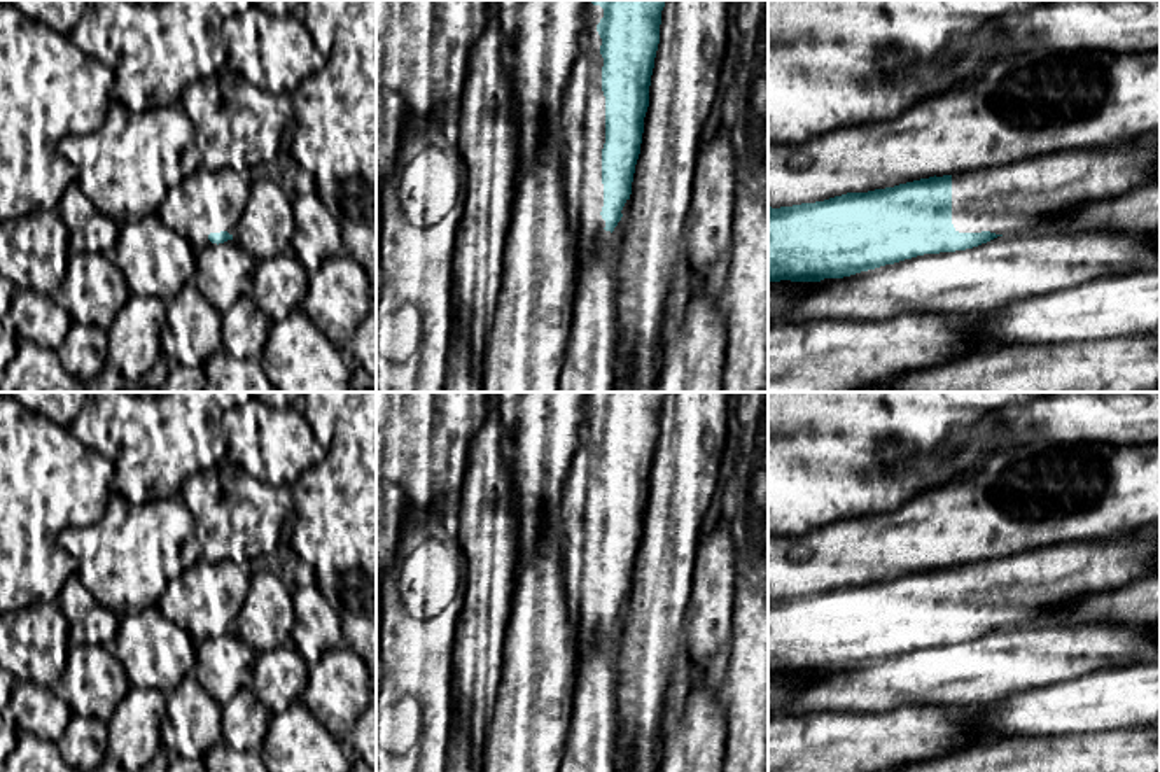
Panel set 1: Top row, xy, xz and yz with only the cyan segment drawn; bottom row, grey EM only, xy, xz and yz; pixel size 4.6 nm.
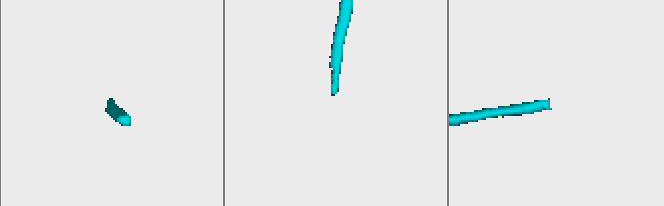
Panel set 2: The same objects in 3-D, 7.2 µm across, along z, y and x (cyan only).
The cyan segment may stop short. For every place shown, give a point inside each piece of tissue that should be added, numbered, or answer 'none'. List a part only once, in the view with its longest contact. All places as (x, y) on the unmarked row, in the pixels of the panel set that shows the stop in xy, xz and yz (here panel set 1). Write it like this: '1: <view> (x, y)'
1: xz (581, 513)

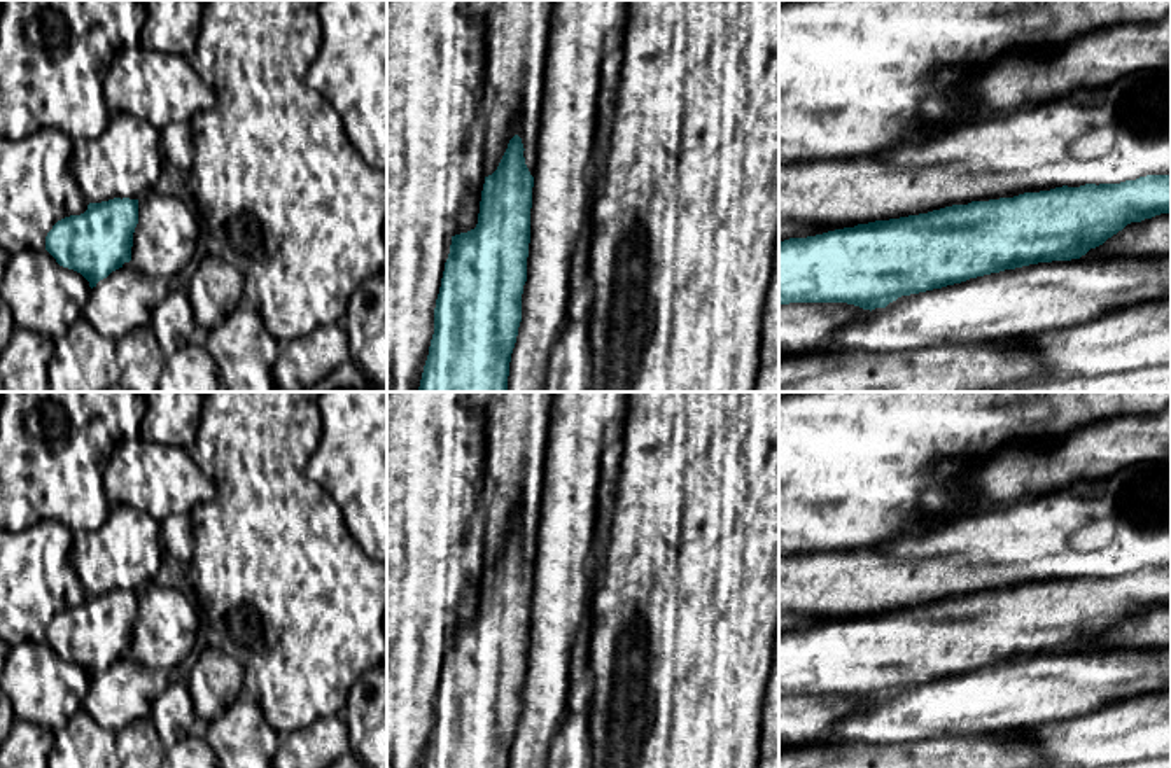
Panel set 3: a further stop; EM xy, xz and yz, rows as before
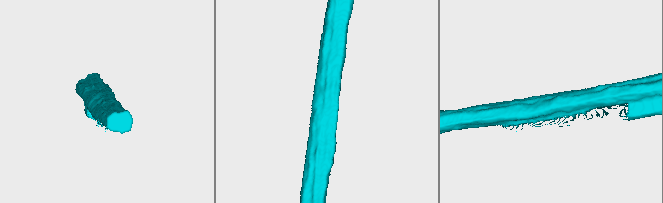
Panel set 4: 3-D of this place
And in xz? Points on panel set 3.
none

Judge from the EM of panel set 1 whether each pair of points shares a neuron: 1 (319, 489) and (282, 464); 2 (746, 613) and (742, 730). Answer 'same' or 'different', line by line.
1: different
2: same

